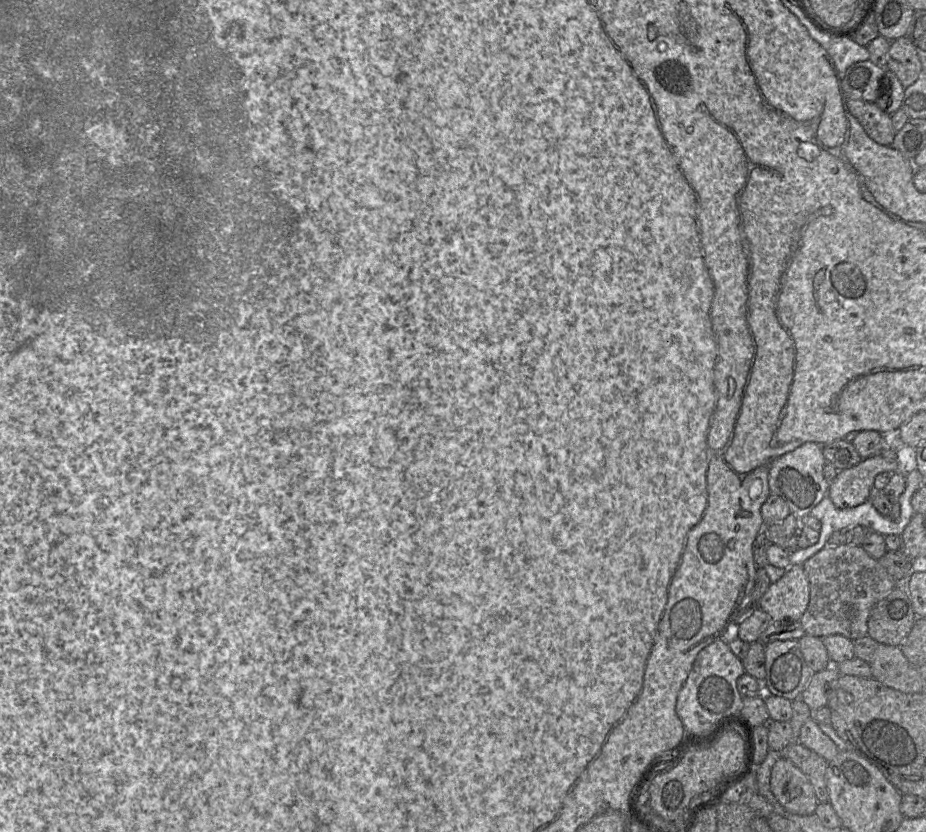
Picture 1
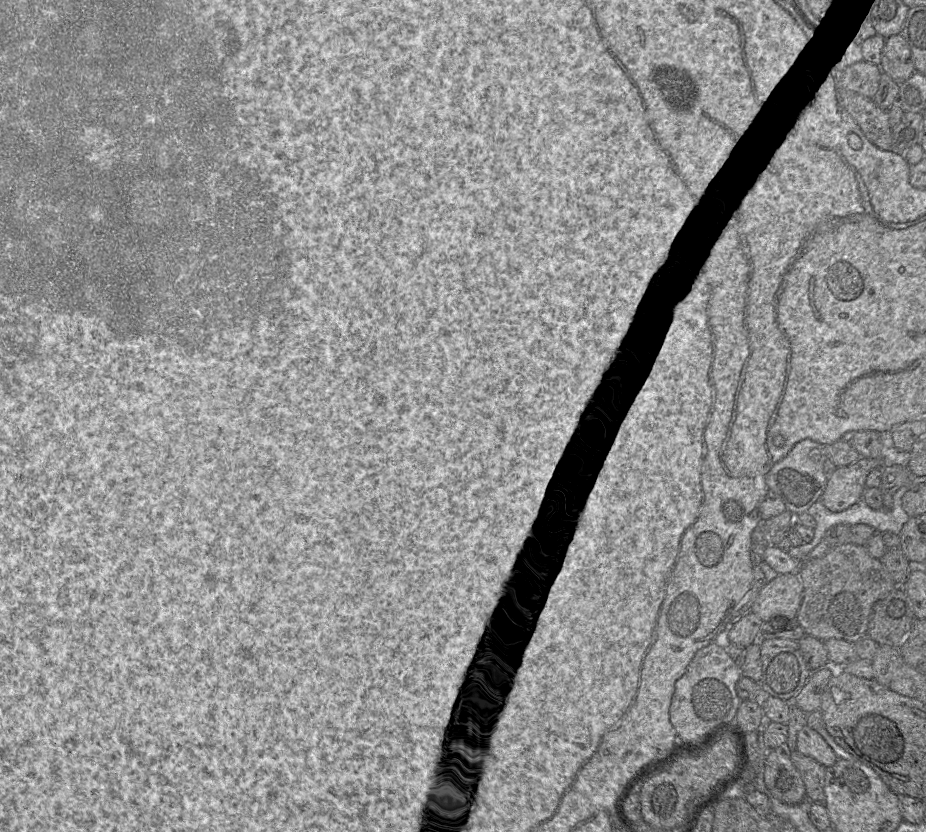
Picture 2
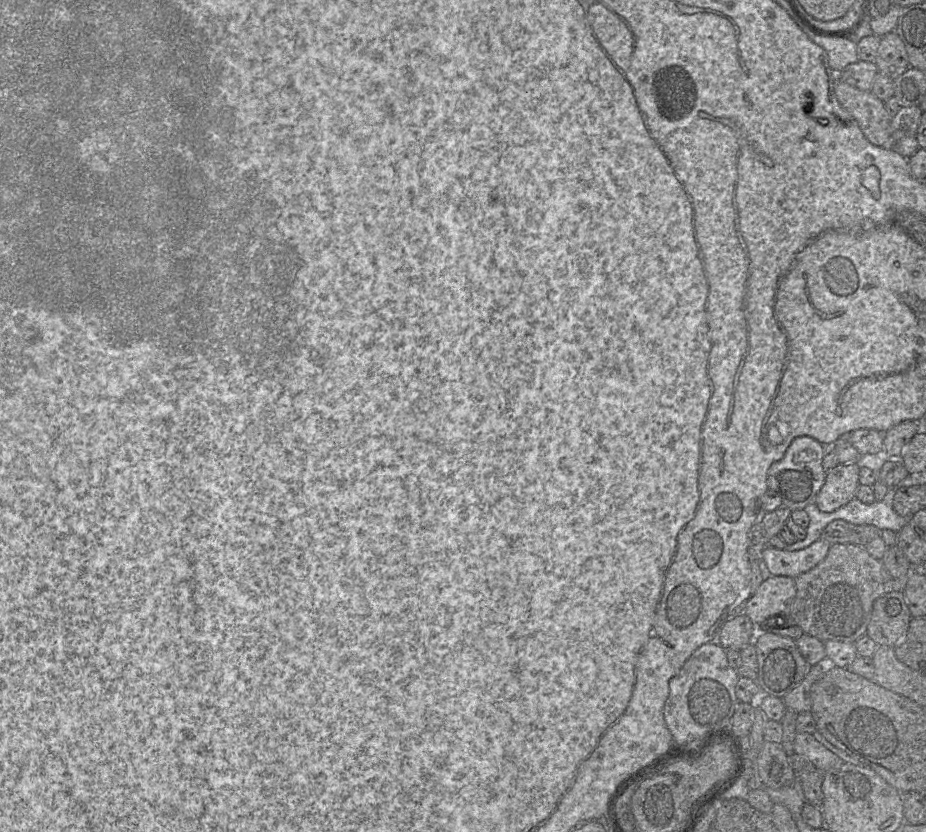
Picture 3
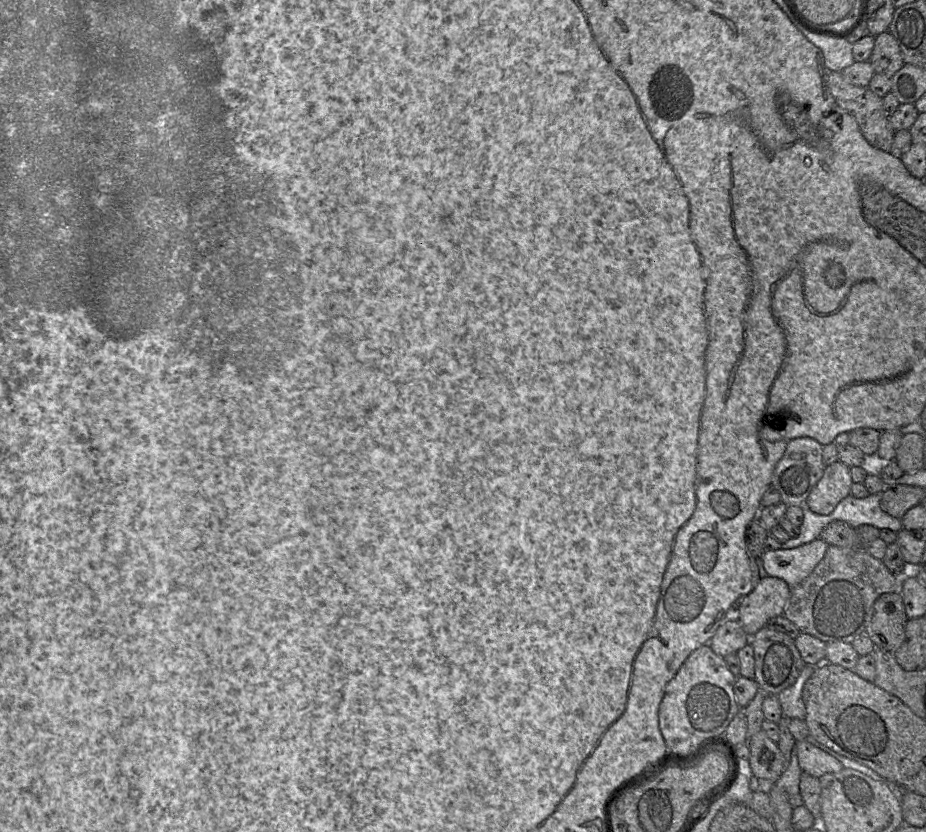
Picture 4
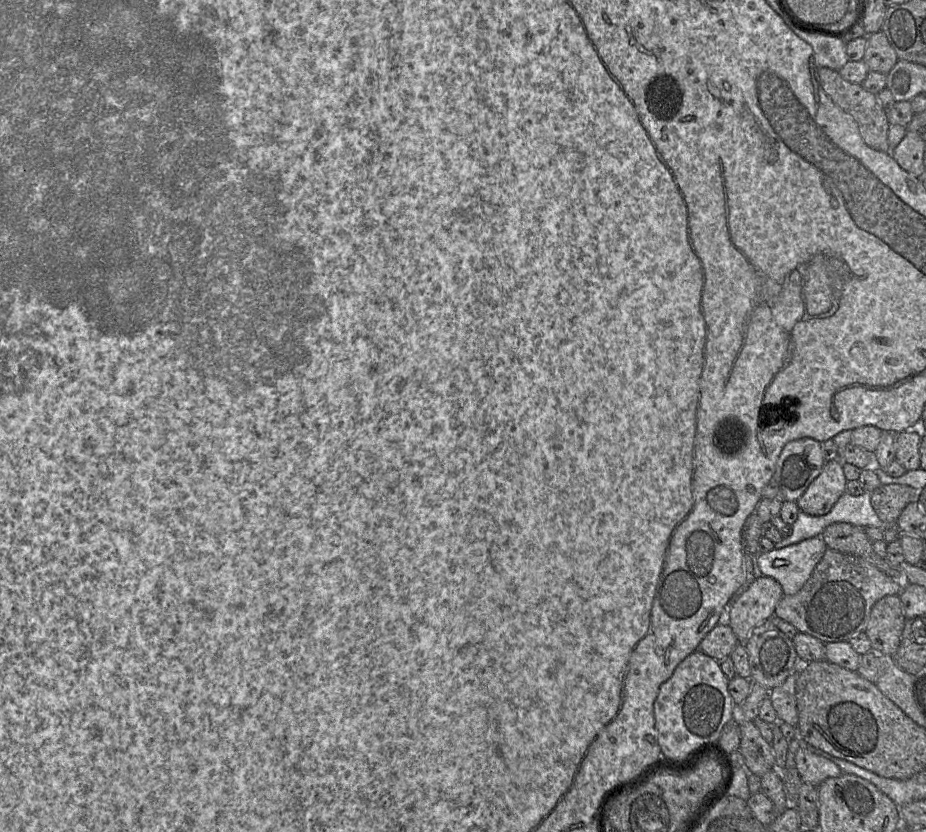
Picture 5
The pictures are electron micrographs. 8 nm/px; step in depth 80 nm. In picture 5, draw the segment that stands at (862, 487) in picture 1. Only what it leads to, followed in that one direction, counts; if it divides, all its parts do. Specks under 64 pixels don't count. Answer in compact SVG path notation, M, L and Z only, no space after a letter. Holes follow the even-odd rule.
M834 459L825 462L820 474L810 483L796 501L798 508L811 516L827 514L842 494L846 492L843 462Z

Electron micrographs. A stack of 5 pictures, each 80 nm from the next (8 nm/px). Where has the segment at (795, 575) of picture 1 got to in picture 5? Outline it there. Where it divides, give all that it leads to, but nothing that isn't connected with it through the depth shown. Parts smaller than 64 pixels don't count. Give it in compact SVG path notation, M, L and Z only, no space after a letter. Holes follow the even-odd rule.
M760 576L727 610L725 622L744 644L751 631L774 616L775 608L784 593L780 583L770 576Z

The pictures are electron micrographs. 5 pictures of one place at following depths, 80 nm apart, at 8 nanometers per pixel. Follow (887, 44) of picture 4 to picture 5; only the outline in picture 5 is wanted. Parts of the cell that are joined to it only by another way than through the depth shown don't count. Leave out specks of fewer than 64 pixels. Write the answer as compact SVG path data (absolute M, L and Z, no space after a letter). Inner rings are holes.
M881 31L867 35L862 59L870 71L887 74L899 60L887 37Z

